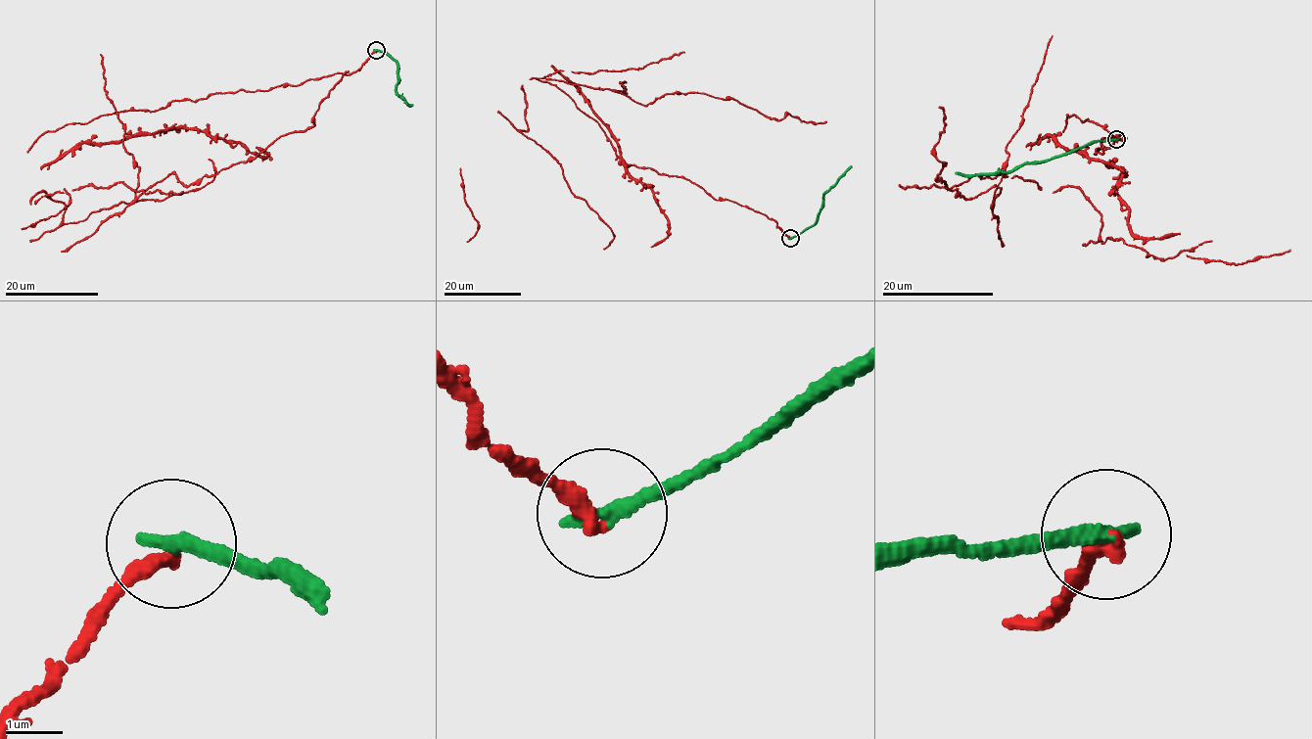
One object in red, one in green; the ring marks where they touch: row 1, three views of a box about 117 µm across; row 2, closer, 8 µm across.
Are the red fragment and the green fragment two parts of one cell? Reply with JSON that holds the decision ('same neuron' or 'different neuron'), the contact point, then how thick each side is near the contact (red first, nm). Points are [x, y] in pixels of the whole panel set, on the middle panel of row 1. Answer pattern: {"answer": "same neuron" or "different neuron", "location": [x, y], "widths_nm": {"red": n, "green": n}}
{"answer": "different neuron", "location": [790, 238], "widths_nm": {"red": 260, "green": 280}}

